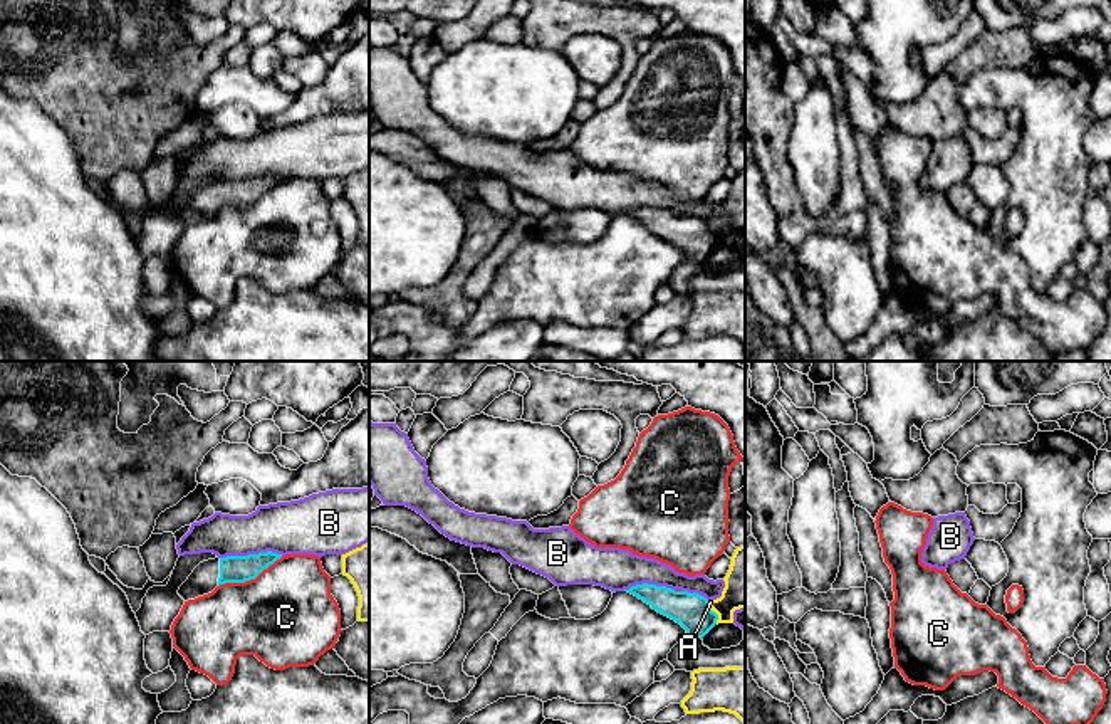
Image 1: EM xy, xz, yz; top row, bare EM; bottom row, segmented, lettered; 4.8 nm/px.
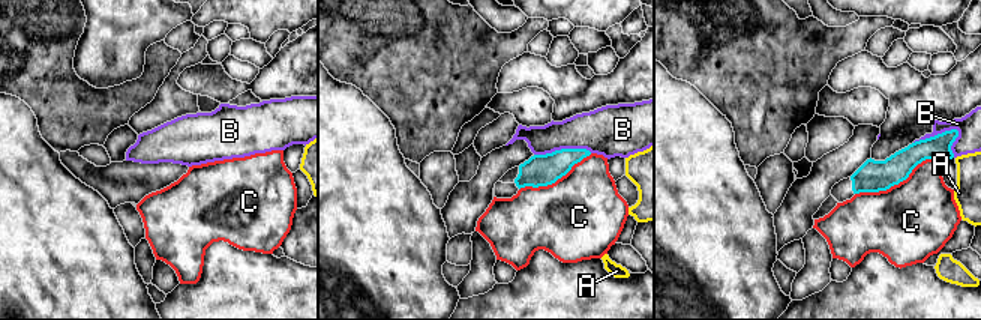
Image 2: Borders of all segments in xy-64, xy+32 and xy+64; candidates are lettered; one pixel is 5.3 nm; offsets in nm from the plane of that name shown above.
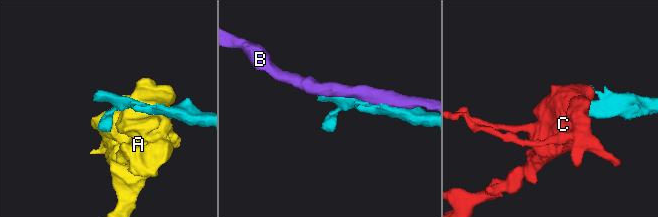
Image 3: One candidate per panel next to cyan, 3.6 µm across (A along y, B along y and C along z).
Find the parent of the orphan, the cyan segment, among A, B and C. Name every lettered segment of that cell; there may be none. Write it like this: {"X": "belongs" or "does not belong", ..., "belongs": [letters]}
{"A": "does not belong", "B": "does not belong", "C": "does not belong", "belongs": []}

